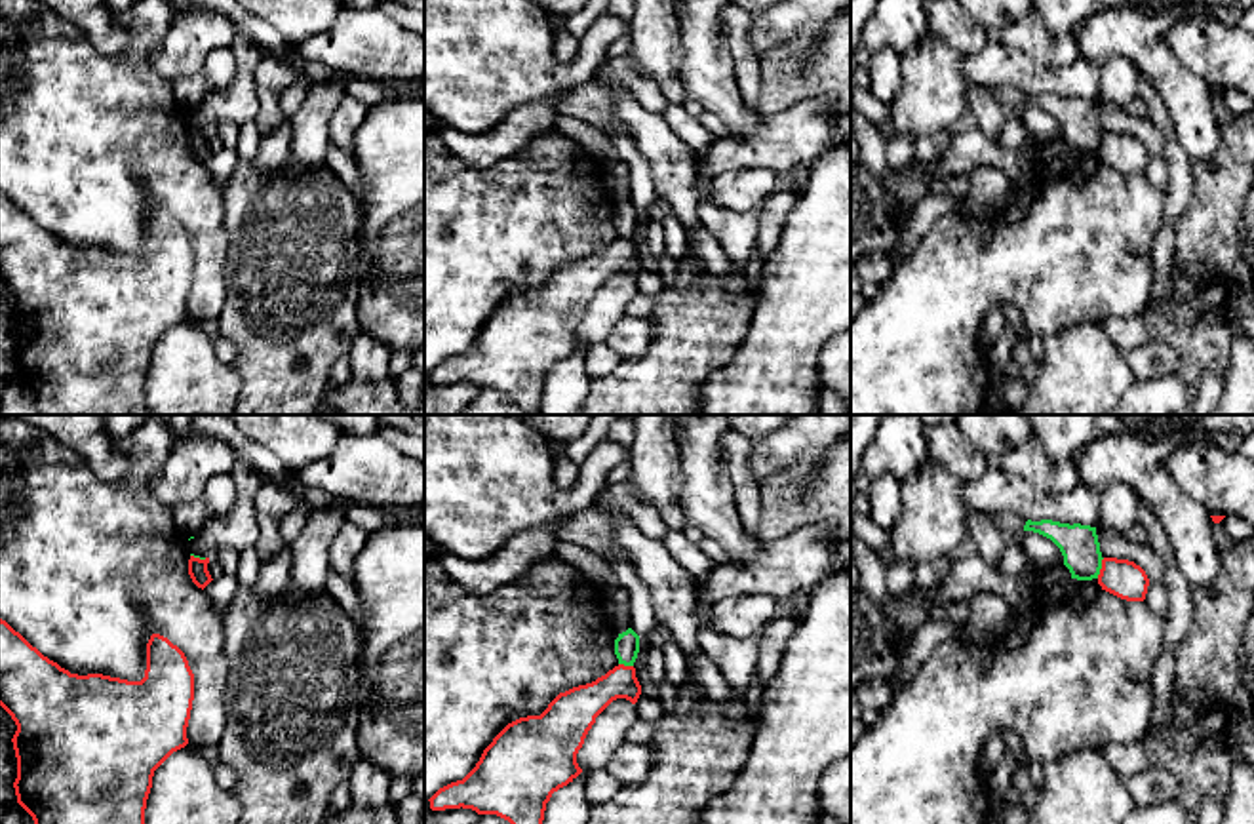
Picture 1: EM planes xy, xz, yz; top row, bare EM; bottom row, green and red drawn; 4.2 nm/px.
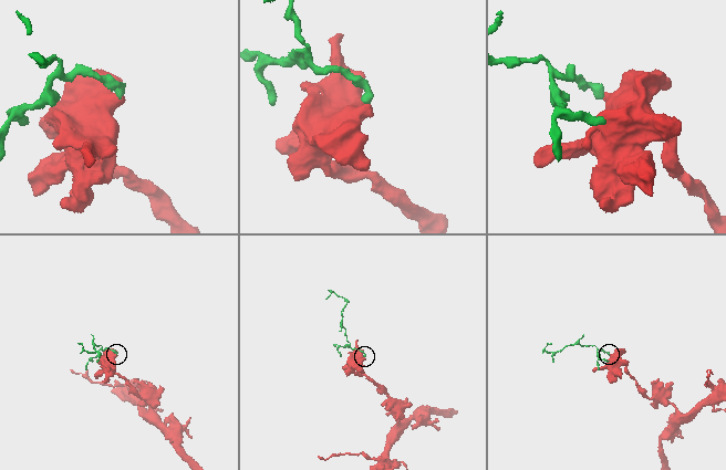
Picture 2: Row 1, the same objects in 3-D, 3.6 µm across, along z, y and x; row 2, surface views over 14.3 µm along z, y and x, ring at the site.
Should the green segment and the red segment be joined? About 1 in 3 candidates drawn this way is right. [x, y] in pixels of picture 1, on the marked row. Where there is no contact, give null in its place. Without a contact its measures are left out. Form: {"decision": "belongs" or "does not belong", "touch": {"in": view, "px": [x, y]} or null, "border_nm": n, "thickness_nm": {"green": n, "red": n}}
{"decision": "does not belong", "touch": {"in": "yz", "px": [1100, 568]}, "border_nm": 90, "thickness_nm": {"green": 160, "red": 160}}

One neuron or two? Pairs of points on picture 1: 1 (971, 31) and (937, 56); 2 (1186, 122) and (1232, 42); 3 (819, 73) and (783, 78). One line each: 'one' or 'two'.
1: two
2: two
3: one

